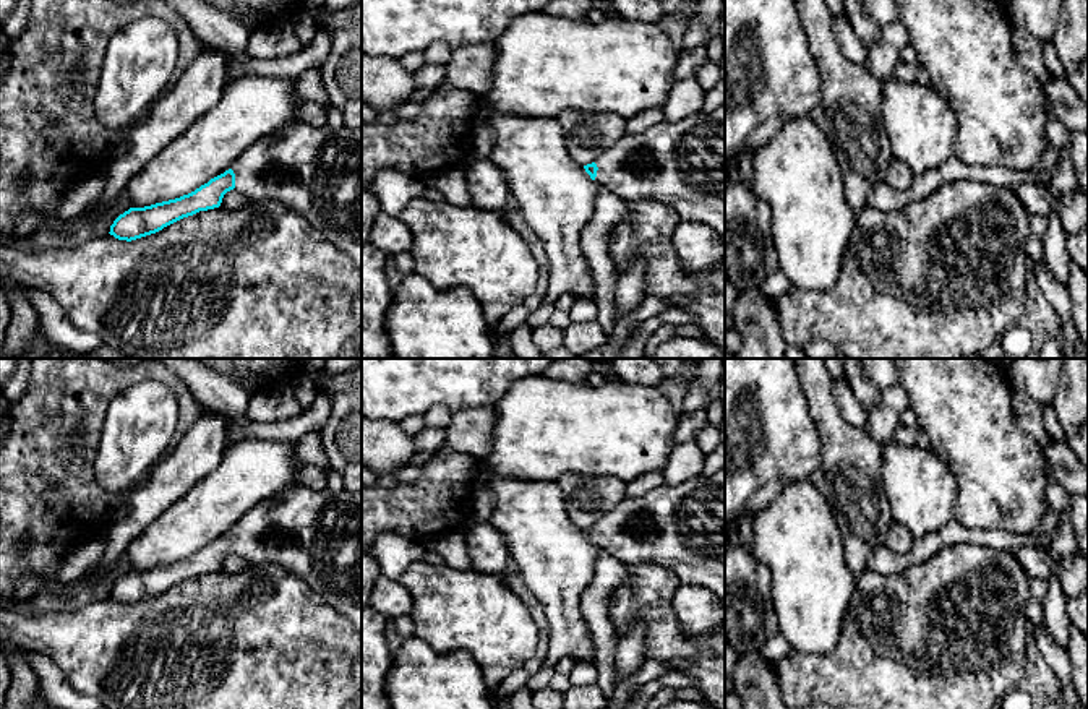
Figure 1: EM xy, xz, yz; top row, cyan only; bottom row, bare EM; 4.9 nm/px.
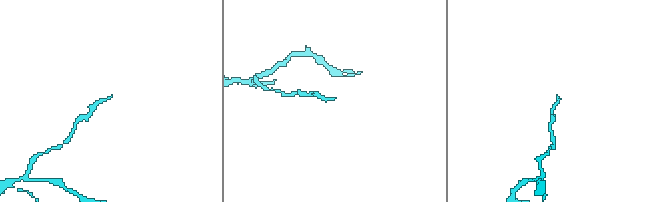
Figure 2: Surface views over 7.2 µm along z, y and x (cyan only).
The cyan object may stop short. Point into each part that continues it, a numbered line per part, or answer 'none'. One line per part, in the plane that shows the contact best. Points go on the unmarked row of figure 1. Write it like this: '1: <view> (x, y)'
1: xy (316, 536)

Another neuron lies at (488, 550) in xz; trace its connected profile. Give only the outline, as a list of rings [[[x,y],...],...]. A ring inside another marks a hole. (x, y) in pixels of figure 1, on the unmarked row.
[[[491,522],[470,524],[465,532],[467,553],[472,568],[485,574],[503,574],[511,558],[506,537]]]

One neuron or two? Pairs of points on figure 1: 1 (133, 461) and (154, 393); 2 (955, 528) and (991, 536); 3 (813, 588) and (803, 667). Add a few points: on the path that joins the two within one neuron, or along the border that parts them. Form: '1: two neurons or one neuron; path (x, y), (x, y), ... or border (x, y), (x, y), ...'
1: one neuron; path (133, 445), (138, 425), (148, 409)
2: one neuron; path (963, 534), (983, 536)
3: two neurons; border (840, 640), (827, 654), (795, 653)

